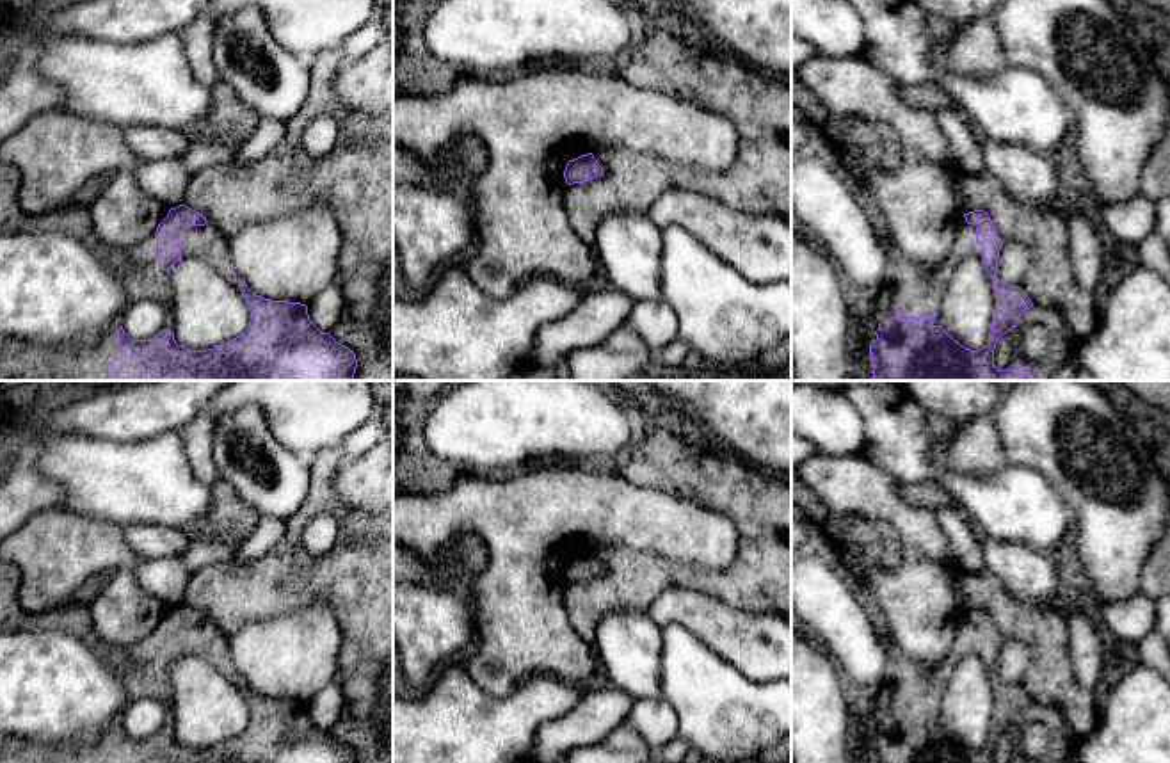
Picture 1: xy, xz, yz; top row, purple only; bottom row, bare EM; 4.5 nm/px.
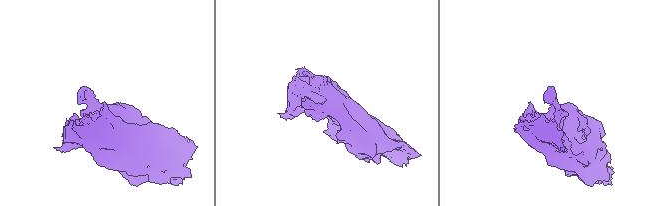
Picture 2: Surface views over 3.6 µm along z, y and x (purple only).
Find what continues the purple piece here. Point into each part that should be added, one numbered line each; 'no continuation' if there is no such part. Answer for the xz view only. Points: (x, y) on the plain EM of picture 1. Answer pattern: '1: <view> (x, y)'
no continuation

